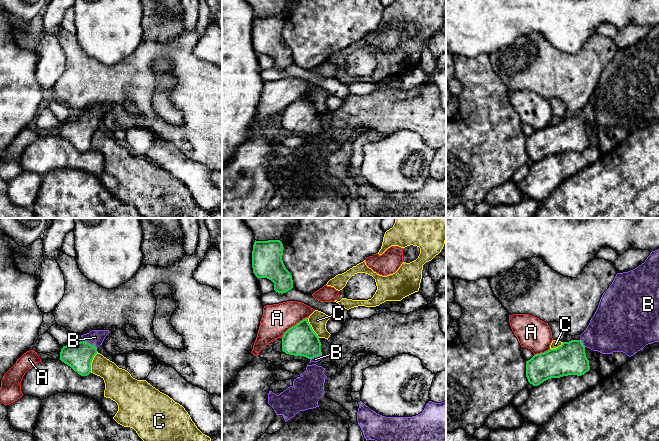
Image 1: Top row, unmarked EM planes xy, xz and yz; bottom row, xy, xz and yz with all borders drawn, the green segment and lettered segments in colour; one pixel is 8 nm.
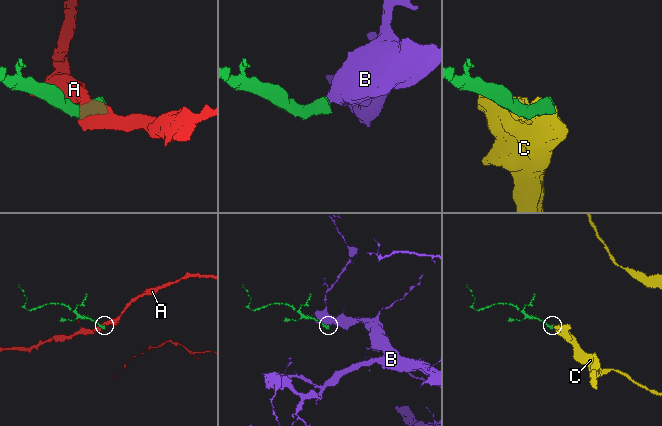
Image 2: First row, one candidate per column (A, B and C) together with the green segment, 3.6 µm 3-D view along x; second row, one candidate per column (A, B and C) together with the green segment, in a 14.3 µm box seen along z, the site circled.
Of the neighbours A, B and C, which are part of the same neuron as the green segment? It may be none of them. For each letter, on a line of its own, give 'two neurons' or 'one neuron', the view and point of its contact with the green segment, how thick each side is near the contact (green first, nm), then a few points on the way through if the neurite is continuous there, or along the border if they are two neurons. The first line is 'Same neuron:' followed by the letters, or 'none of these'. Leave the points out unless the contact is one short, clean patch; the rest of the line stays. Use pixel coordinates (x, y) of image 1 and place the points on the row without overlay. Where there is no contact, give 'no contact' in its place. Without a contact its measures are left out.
Same neuron: B
A: two neurons | xz (293, 102) | 260/240 nm
B: one neuron | xy (88, 119) | 220/130 nm | across xy (79, 133), (87, 124), (88, 119), (95, 113)
C: two neurons | xy (91, 138) | 220/200 nm

